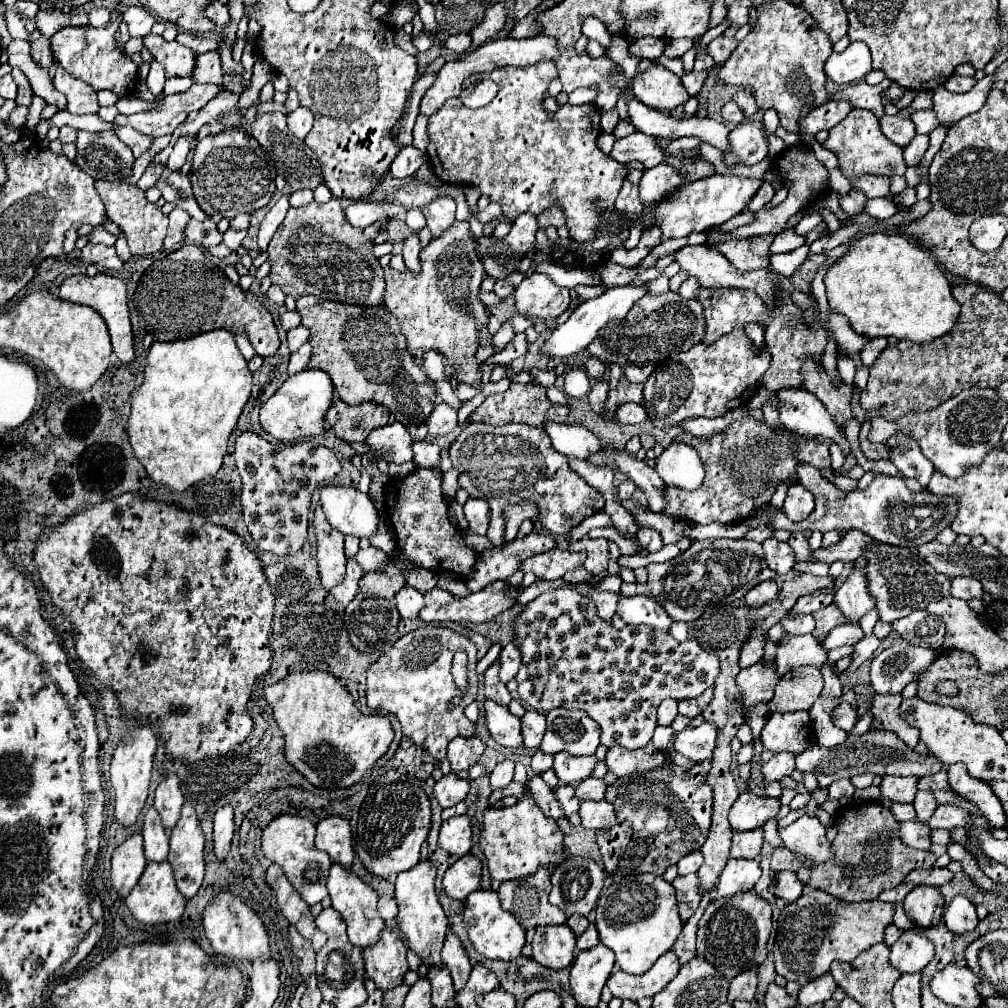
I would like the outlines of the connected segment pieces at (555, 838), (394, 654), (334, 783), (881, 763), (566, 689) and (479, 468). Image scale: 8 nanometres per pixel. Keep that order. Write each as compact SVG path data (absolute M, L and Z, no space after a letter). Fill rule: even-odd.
M527 793L517 805L485 809L479 829L479 847L487 859L489 875L495 881L511 881L535 875L539 867L555 871L563 863L563 833L557 821L547 819Z
M427 625L427 627L421 627L417 631L411 631L407 635L403 635L393 647L389 653L385 653L383 657L379 657L371 669L367 671L367 707L371 711L387 711L391 715L395 715L399 721L401 721L401 727L403 727L403 733L417 745L417 747L423 747L429 751L431 757L435 757L437 761L443 761L447 757L447 745L451 739L455 737L473 737L475 735L475 723L471 723L465 715L463 715L463 709L475 701L475 695L477 695L477 673L475 673L475 665L477 665L477 647L475 643L453 631L453 629L447 629L447 627L433 627L433 625ZM457 649L465 649L467 655L469 655L469 685L465 689L465 693L455 685L453 681L453 675L451 675L451 661L453 661L453 653ZM451 697L461 697L461 703L459 707L455 707L453 711L447 709L447 703Z
M301 671L291 673L287 679L265 687L267 705L273 709L273 717L283 731L285 739L285 757L293 767L299 767L299 773L319 789L347 789L363 779L363 775L387 753L393 741L393 729L387 717L367 717L357 711L349 691L325 671Z
M877 731L877 733L865 733L865 735L849 735L845 743L835 745L833 749L815 745L813 749L805 749L797 755L797 769L801 773L813 773L817 777L817 783L821 787L831 785L837 779L851 779L861 773L875 773L875 775L933 775L939 773L943 763L929 755L917 755L913 749L909 749L895 733L891 731Z
M553 589L553 591L545 591L541 593L537 599L529 601L529 605L525 605L525 609L513 619L513 637L517 641L517 647L521 651L521 669L517 673L517 691L519 691L519 697L523 703L527 703L531 709L539 711L539 713L547 713L555 707L567 707L567 709L581 709L585 711L591 719L595 719L601 727L601 745L605 747L615 747L615 745L621 745L621 747L627 747L627 749L637 749L637 747L645 747L651 737L653 737L653 729L657 727L657 707L663 699L691 699L699 693L703 693L705 689L713 687L715 679L719 677L719 657L709 651L709 649L703 649L695 639L689 639L685 643L679 643L675 641L669 633L663 635L663 631L655 631L653 627L643 627L643 625L625 625L623 629L615 629L609 621L601 619L597 615L597 607L595 603L589 599L589 597L583 597L579 595L577 591L571 591L571 589Z
M469 423L451 443L449 459L453 461L453 467L459 469L459 487L489 503L491 519L487 537L495 547L506 543L503 540L503 511L507 505L533 501L537 505L536 522L554 535L565 535L585 517L601 511L605 503L603 495L595 487L587 485L575 471L569 469L567 457L559 455L551 447L545 431L529 427L527 423L507 423L497 427L487 423Z

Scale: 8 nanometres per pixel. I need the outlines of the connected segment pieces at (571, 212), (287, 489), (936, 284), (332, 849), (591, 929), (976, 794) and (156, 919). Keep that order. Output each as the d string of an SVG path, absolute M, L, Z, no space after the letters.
M543 59L529 67L499 67L489 73L475 73L469 79L463 81L463 87L467 83L477 83L481 79L493 79L499 85L497 97L481 107L481 109L469 109L465 107L459 97L447 99L443 107L429 117L429 147L427 155L433 165L433 171L441 181L453 183L453 185L473 185L481 191L481 195L489 197L491 201L499 203L503 215L511 217L514 221L525 212L537 216L553 205L563 207L567 225L569 225L569 237L575 241L589 241L595 237L595 231L599 227L599 219L595 219L593 211L593 199L599 199L601 207L613 209L615 195L619 193L619 187L623 179L627 177L627 167L605 155L595 139L599 137L599 111L595 105L561 105L555 115L549 117L549 113L543 107L545 91L553 79L557 78L555 63L549 59Z
M241 433L235 441L235 463L241 475L241 513L257 549L278 557L301 551L307 529L313 491L335 485L341 473L341 461L327 447L311 441L283 445L271 443L257 433Z
M871 233L849 247L825 275L829 307L847 315L851 327L867 337L897 337L915 343L929 343L955 327L959 301L951 293L939 261L907 241L901 233Z
M325 817L317 823L315 847L329 853L329 857L345 869L351 869L353 863L353 839L349 821L343 817Z
M591 923L591 925L587 927L587 931L585 931L581 937L577 937L577 949L583 951L583 949L593 949L593 947L597 947L597 945L599 945L597 929L595 929L595 925Z
M963 763L949 765L947 775L949 775L949 787L969 803L979 807L983 817L989 819L991 827L1005 827L1005 813L1001 801L993 795L991 787L985 781L971 777L967 767L963 767Z
M147 863L139 883L125 899L131 915L143 925L177 921L183 915L185 903L175 887L169 863Z

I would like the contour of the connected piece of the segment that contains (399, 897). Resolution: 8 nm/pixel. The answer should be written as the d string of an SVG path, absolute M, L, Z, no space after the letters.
M423 859L411 871L403 871L403 875L399 875L395 881L395 901L399 905L395 921L409 949L413 949L421 963L425 963L427 967L441 965L441 947L447 931L447 917L435 893L435 875L435 867L427 859Z

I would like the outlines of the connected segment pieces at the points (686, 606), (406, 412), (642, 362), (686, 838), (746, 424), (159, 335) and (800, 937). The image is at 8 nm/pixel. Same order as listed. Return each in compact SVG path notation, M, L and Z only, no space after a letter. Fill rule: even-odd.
M747 539L693 541L691 547L675 559L665 563L651 563L647 565L647 571L647 587L653 599L659 601L675 621L687 623L699 619L711 607L739 603L757 583L777 575L767 567L761 545Z
M303 295L297 299L297 311L301 313L301 325L311 331L309 343L313 353L307 367L329 373L339 397L347 405L383 405L409 431L427 423L435 409L435 387L415 359L405 351L399 323L391 317L385 305L359 307Z
M669 291L663 295L645 295L623 319L623 323L613 323L599 333L599 339L587 349L593 357L603 363L617 363L623 367L625 377L631 383L645 383L651 375L653 363L661 363L671 353L689 351L693 345L703 341L705 335L705 315L703 305L697 299L681 299L677 293Z
M697 763L693 769L681 769L663 765L649 773L635 773L629 777L619 777L613 785L607 787L605 799L613 803L617 825L607 831L597 831L597 845L601 849L605 871L613 877L623 877L631 873L655 873L663 875L667 867L675 865L681 857L691 851L699 851L711 829L711 807L713 791L707 787L705 775L709 763Z
M753 417L745 419L743 423L733 423L727 433L715 435L709 441L695 439L695 435L687 431L679 433L675 441L687 443L699 453L705 465L705 481L695 491L683 491L665 485L667 507L663 509L663 513L691 519L697 525L737 523L743 521L743 517L749 517L751 513L763 509L771 501L771 495L775 493L775 485L779 481L797 479L795 467L801 461L813 463L819 469L832 469L829 445L825 441L799 437L799 443L789 443L783 431L771 431L767 423L755 423Z
M183 245L167 257L155 261L145 271L145 281L139 283L133 305L139 313L141 327L151 333L157 341L179 341L189 339L205 331L227 329L229 333L245 333L255 353L271 357L279 349L279 337L275 323L265 305L249 291L231 283L225 273L225 259L213 257L199 245ZM177 259L181 265L175 267Z
M805 885L803 897L779 915L775 937L775 967L787 981L805 985L825 973L833 961L853 961L867 947L883 941L883 929L893 921L893 903L843 903L825 891Z

